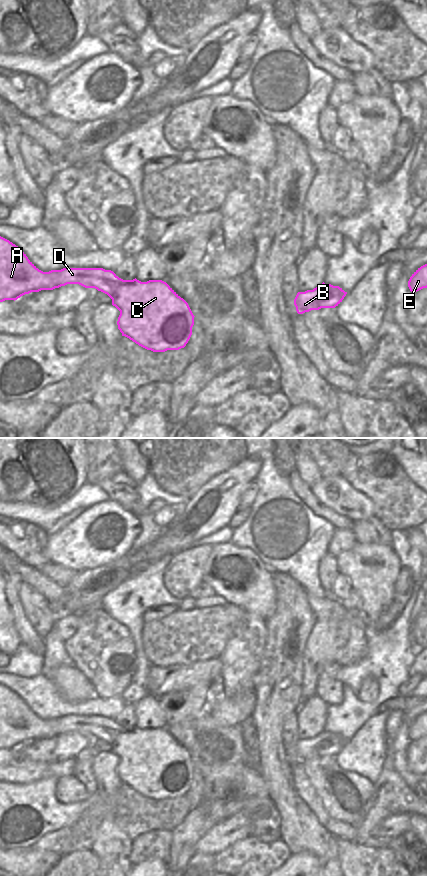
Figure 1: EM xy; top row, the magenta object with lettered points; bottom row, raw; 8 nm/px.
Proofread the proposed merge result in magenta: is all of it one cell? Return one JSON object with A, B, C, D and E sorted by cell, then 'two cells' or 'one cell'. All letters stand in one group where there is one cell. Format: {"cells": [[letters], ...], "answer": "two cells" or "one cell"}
{"cells": [["A", "B", "C", "D", "E"]], "answer": "one cell"}

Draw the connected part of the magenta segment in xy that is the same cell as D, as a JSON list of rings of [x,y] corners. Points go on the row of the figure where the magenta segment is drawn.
[[[0,236],[0,302],[15,301],[31,292],[53,290],[67,284],[95,288],[107,294],[112,299],[112,305],[120,311],[117,325],[122,336],[147,350],[153,352],[179,350],[186,346],[192,335],[195,316],[188,303],[166,282],[162,280],[141,282],[136,278],[123,280],[113,271],[103,268],[63,268],[43,272],[18,246]]]

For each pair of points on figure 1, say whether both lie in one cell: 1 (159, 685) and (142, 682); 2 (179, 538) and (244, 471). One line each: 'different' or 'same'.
1: different
2: same

